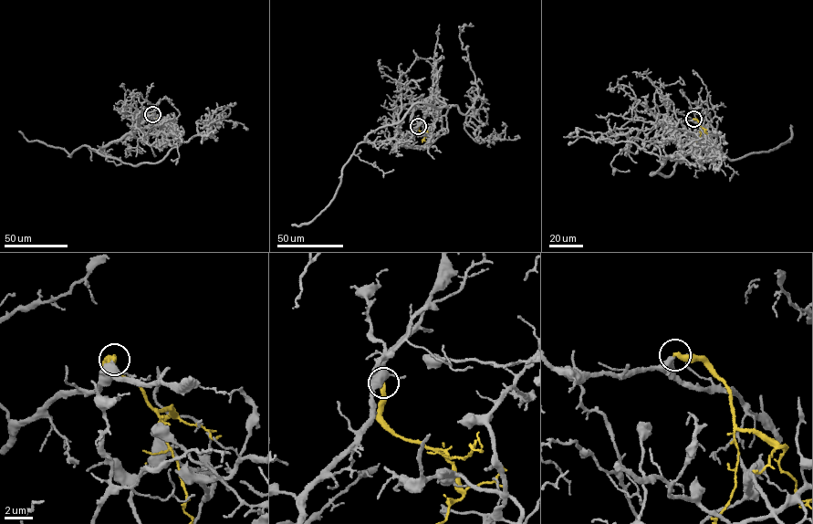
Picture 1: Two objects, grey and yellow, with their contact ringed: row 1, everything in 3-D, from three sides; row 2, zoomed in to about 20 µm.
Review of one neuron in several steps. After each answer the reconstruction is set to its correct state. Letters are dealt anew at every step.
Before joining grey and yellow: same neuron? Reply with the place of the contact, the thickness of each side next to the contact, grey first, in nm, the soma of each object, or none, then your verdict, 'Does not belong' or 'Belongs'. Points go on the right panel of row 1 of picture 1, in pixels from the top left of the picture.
Place: (693, 119). Thickness 480 nm (grey) against 360 nm. Soma of grey: none. Soma of yellow: none. Does not belong

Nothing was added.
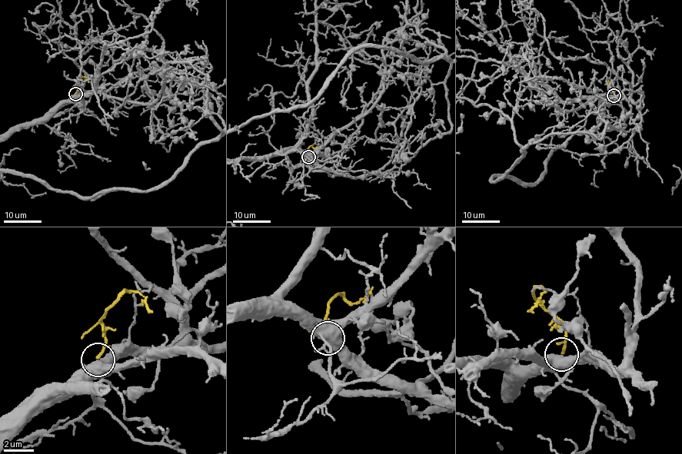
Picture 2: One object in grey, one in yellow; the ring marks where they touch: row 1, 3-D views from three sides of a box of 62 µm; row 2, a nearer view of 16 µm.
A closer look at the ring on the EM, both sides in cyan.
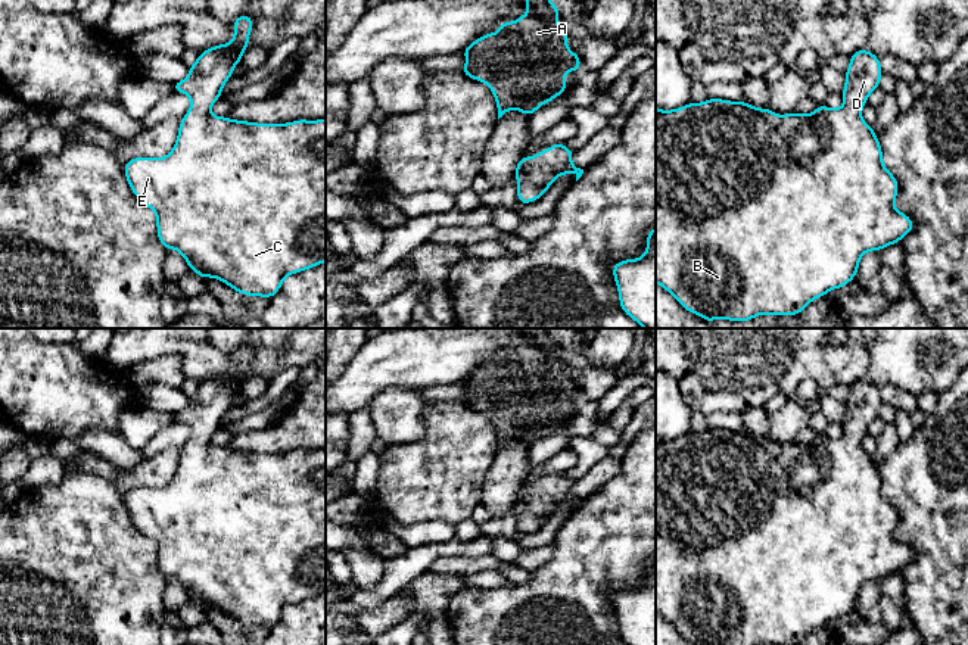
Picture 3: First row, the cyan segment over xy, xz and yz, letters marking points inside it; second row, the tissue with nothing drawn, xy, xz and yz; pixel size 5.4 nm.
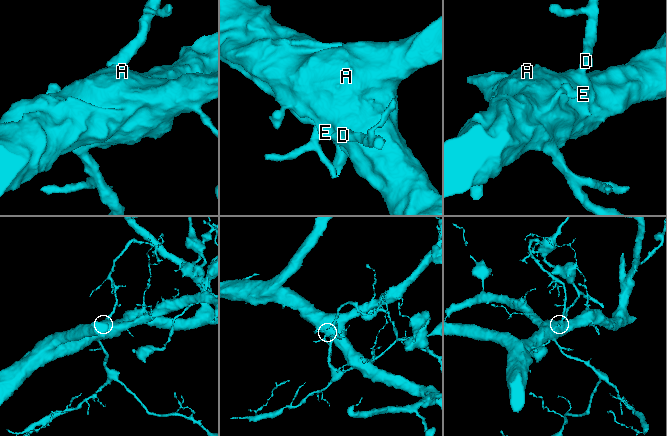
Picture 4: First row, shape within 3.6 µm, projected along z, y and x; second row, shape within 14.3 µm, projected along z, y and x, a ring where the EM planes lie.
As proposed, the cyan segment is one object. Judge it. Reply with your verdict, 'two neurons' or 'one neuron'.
one neuron

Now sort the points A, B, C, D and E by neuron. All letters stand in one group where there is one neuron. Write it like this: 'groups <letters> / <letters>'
groups A B C D E

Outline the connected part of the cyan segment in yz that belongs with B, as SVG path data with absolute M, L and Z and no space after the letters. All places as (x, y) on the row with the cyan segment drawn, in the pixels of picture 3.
M860 49L850 56L841 91L844 105L830 109L819 105L810 115L776 115L769 108L754 108L747 102L707 99L703 103L687 103L682 108L663 110L656 108L656 283L669 292L688 312L713 322L725 318L734 322L750 321L757 315L799 315L815 299L832 289L843 289L857 275L859 261L869 250L883 250L915 228L913 221L894 208L899 193L896 177L884 166L883 149L877 133L869 127L860 110L868 96L880 87L883 69L880 57Z

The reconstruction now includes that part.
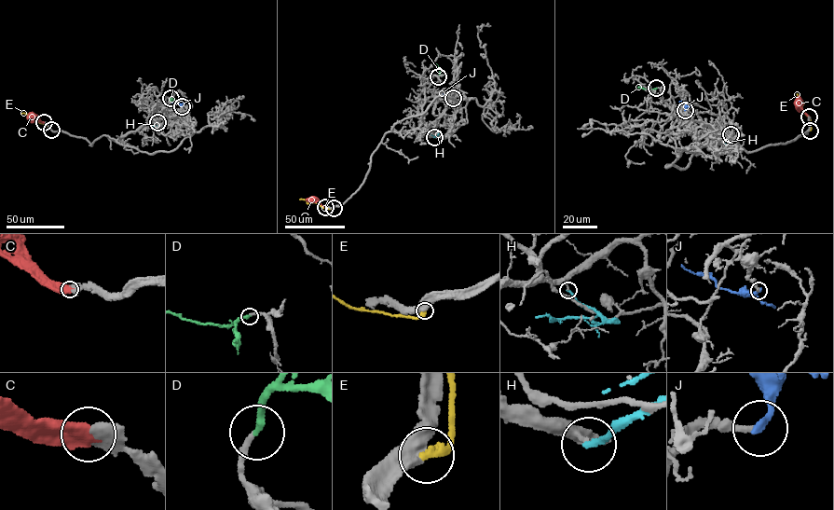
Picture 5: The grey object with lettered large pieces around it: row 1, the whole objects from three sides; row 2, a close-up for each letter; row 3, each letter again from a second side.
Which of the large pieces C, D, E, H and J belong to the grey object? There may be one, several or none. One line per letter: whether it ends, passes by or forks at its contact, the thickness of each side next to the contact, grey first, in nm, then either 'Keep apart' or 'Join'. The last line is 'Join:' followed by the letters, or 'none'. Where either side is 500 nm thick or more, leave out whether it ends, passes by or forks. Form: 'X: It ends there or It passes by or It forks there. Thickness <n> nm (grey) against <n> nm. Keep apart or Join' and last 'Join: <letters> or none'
C: Thickness 480 nm (grey) against 600 nm. Join
D: It ends there. Thickness 200 nm (grey) against 260 nm. Join
E: It ends there. Thickness 480 nm (grey) against 320 nm. Keep apart
H: It ends there. Thickness 150 nm (grey) against 220 nm. Keep apart
J: It ends there. Thickness 260 nm (grey) against 280 nm. Keep apart
Join: C, D

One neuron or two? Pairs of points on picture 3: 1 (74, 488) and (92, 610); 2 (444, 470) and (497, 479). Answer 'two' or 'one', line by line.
1: one
2: two

